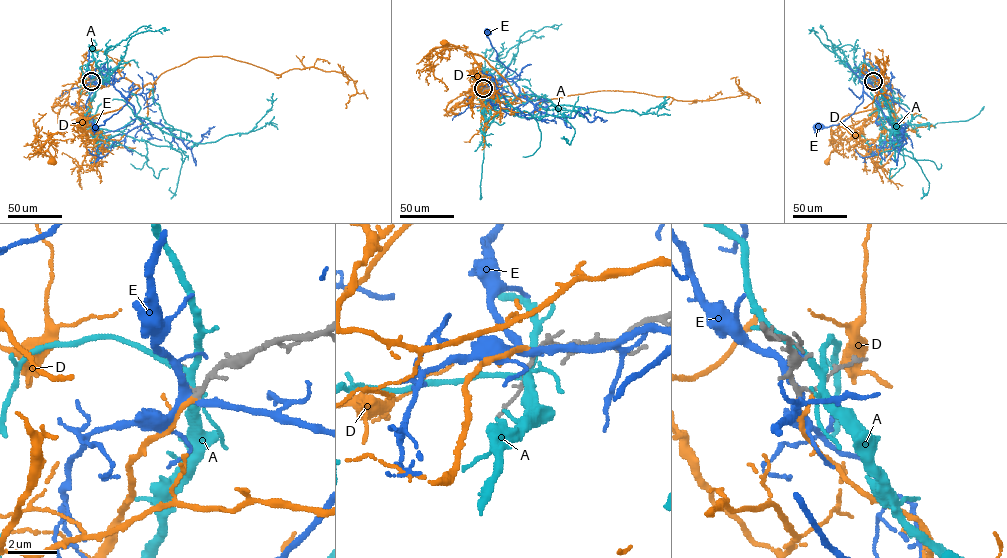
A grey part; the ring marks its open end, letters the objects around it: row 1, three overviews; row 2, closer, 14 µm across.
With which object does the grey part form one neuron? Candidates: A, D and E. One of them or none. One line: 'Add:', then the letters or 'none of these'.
Add: D

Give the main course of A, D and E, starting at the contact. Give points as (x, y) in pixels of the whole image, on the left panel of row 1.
A: (91, 80), (91, 124), (100, 104), (122, 99), (135, 115), (197, 143), (250, 132), (271, 107), (273, 93)
D: (91, 81), (77, 111), (87, 134), (66, 125), (52, 135), (40, 150), (51, 161)
E: (91, 81), (112, 84), (127, 100), (104, 125), (94, 127)

